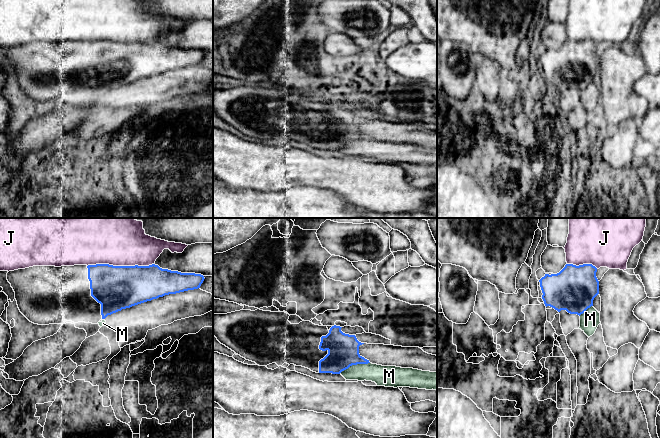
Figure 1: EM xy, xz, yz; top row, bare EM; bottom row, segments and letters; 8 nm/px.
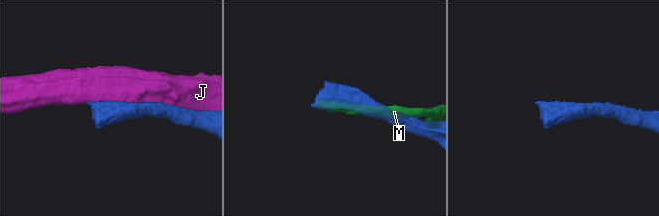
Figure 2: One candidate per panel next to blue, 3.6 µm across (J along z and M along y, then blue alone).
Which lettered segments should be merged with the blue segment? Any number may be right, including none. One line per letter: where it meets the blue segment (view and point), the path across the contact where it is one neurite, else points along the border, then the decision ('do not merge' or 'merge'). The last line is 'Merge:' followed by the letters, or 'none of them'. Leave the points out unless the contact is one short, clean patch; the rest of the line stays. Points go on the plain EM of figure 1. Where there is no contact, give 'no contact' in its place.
J: meets blue in xy at (120, 42); do not merge
M: meets blue in xz at (354, 140); do not merge
Merge: none of them

